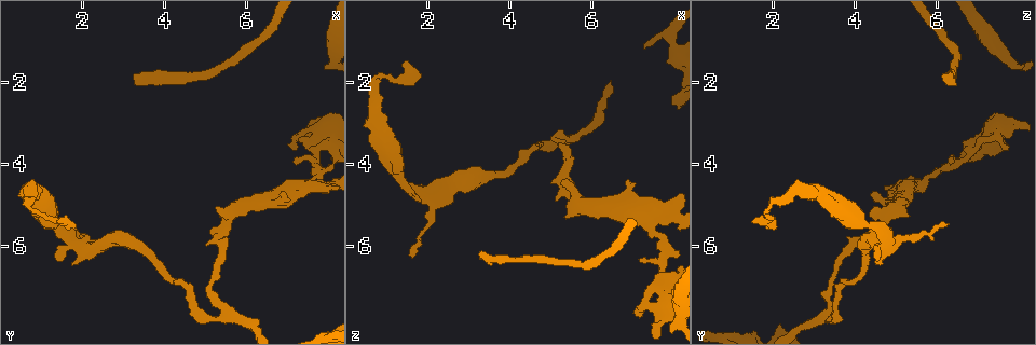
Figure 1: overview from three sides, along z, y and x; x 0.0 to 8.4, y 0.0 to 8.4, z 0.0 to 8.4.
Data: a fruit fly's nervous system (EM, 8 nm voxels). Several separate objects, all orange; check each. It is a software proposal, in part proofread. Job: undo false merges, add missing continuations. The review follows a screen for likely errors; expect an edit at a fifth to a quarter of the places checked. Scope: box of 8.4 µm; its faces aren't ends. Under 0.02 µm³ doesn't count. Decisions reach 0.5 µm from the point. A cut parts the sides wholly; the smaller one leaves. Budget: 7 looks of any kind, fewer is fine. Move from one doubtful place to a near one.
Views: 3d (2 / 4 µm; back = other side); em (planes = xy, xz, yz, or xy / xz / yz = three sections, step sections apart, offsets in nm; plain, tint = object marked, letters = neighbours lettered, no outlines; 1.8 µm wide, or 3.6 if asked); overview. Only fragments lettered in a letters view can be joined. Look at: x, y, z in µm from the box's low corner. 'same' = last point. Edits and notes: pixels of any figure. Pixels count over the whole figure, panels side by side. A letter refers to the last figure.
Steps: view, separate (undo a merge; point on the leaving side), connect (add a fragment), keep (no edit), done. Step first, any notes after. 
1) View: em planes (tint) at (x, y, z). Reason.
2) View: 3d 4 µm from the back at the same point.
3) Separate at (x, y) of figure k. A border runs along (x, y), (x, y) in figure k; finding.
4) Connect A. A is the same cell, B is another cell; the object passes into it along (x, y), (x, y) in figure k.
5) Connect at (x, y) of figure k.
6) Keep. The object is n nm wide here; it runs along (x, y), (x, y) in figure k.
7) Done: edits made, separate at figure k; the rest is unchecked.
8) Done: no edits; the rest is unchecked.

View: 3d 2 µm at (7.40, 3.30, 7.45). Sudden change in width.

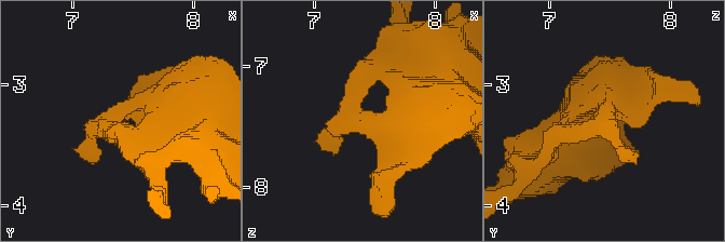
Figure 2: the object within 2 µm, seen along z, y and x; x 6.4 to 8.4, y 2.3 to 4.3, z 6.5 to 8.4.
View: em xy step 16 (tint) at (7.40, 3.22, 7.42). Now the EM.

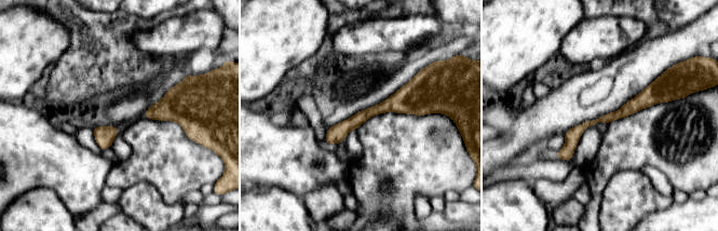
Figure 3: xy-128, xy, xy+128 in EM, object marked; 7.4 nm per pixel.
View: em planes (letters) at the same point. Another direction.

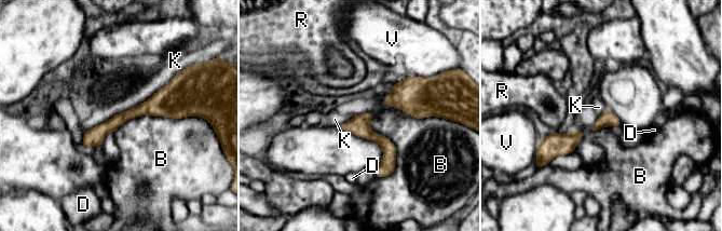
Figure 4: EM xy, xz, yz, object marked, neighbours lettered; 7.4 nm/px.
Keep. The longest contact is with K, 750 nm; B, D, K, R and V are other cells; it runs along (182, 113), (141, 109), (85, 144) in figure 4; continuous, no second neuron.

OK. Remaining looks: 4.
View: 3d 4 µm at (5.30, 7.80, 3.50). A fork.

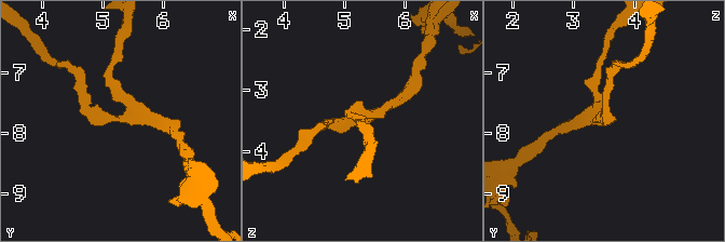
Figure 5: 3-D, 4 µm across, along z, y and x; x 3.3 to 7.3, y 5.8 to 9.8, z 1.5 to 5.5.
View: em planes (letters) at (5.35, 7.70, 3.50). 3 arms meet here; now the EM.

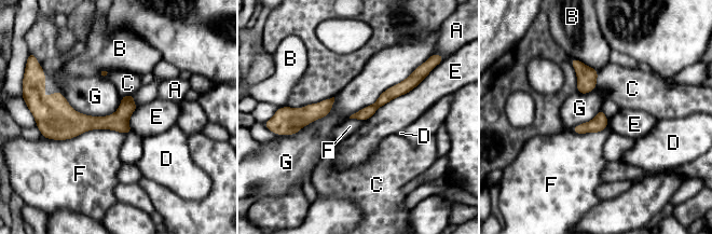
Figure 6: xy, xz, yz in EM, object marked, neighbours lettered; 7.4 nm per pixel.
Keep. The longest contact is with F, 600 nm; A, B, C, D, E, F and G are other cells; it runs along (133, 106), (114, 122), (52, 109) in figure 6; one neuron here.

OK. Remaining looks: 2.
View: em xz step 4 (letters) at (1.40, 6.30, 4.45). Tapers out.

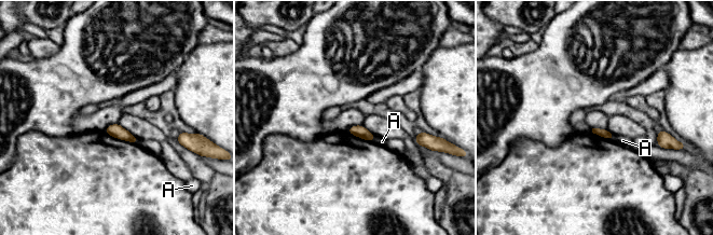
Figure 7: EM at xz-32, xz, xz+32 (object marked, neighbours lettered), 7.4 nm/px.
Keep. The longest contact is with A, 40 nm; A is another cell; none of them fits.

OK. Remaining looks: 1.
Done: no edits; the rest is unchecked.

